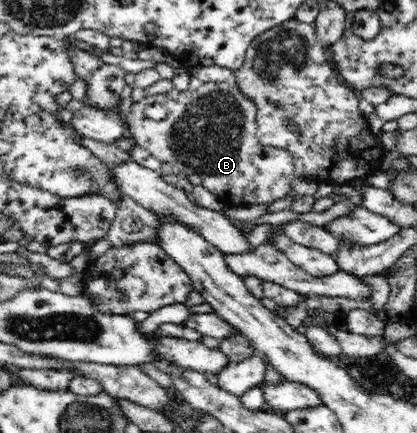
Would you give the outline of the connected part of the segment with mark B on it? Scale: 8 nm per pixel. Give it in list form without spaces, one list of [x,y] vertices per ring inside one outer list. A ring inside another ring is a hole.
[[[225,81],[203,83],[196,90],[178,91],[172,88],[166,94],[145,96],[142,101],[132,103],[124,112],[125,125],[130,129],[136,143],[154,158],[171,163],[178,172],[184,172],[195,182],[204,186],[224,206],[240,207],[245,205],[270,205],[280,199],[296,201],[300,195],[292,189],[296,175],[296,158],[283,148],[261,146],[257,139],[258,117],[254,101],[242,93],[237,82]],[[160,103],[166,109],[166,117],[154,121],[144,114],[146,107]]]

